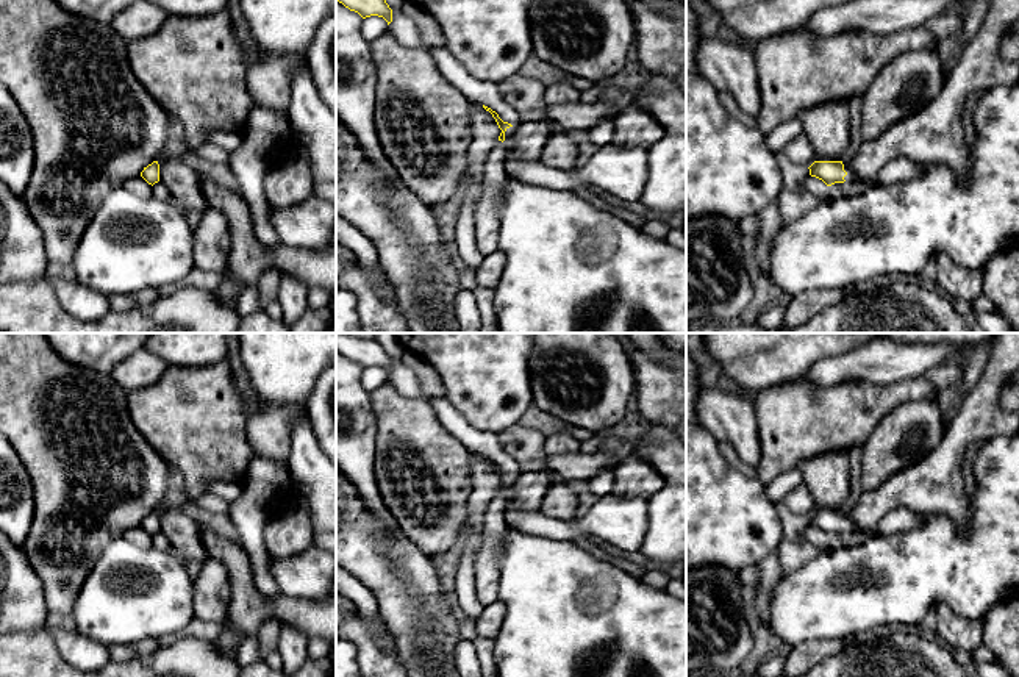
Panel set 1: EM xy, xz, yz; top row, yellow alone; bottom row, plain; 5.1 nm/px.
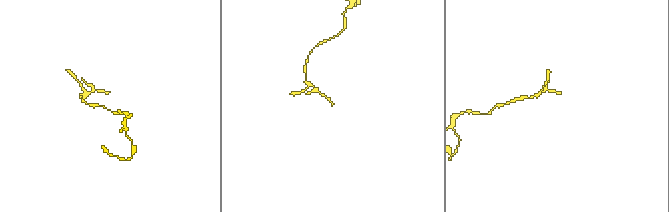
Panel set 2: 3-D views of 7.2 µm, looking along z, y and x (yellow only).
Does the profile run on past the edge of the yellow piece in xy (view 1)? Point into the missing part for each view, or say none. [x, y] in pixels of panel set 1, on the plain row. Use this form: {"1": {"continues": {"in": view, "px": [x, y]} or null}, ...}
{"1": {"continues": null}}

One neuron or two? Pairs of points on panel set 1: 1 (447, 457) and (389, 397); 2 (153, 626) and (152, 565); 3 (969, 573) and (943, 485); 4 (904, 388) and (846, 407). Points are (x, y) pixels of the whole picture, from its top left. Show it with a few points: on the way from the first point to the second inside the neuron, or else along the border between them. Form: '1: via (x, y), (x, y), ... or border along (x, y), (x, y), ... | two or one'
1: via (433, 443), (402, 411) | one
2: via (153, 610), (153, 591), (158, 587), (158, 580) | one
3: border along (971, 496), (965, 535), (947, 516), (922, 513) | two
4: via (890, 396), (860, 405) | one

